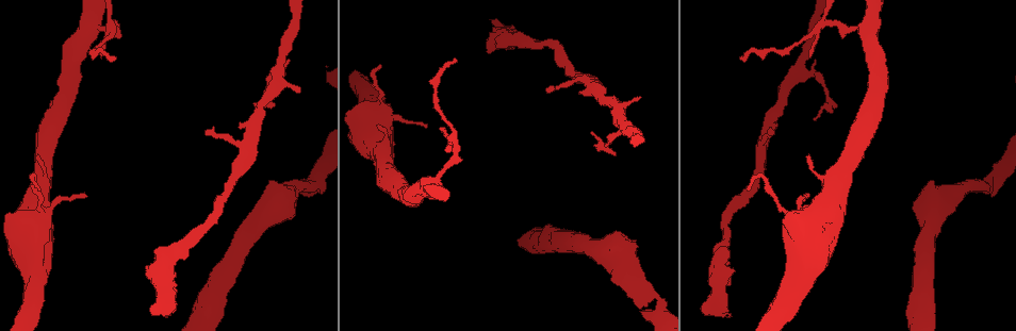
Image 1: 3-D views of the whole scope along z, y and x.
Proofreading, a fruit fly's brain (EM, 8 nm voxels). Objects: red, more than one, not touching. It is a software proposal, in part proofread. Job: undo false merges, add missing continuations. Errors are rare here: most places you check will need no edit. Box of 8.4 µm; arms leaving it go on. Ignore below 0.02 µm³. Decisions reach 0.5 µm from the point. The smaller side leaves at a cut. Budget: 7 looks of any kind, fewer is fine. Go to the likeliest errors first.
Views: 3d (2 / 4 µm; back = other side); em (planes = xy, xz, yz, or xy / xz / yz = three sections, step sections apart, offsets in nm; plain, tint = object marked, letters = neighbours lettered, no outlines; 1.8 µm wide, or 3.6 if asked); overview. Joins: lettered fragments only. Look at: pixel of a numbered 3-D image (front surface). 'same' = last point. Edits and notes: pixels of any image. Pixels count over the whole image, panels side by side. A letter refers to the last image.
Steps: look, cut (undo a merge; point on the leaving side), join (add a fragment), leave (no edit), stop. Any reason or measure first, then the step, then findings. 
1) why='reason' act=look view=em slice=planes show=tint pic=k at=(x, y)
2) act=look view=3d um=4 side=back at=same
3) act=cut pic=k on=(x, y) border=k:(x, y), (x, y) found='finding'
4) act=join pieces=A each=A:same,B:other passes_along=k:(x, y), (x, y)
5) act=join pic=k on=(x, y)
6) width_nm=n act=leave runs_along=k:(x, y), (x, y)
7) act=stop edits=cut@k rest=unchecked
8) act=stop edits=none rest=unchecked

why='three-way junction' act=look view=3d um=2 pic=1 at=(795, 69)

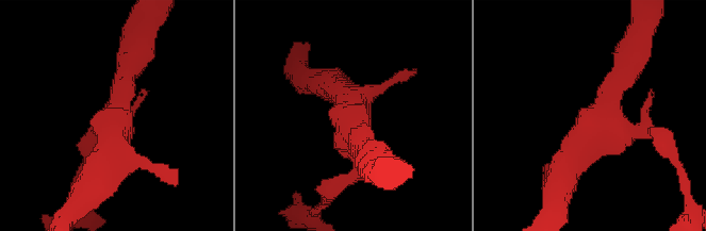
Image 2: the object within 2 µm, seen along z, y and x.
why='now the EM' act=look view=em slice=xy step=16 show=tint pic=2 at=(599, 123)

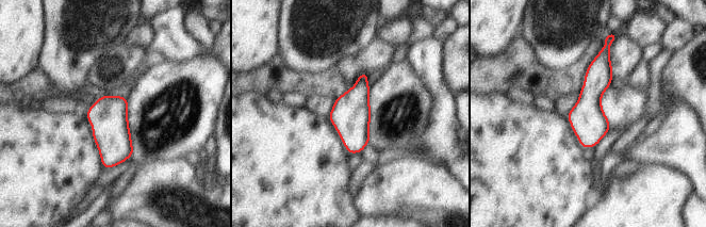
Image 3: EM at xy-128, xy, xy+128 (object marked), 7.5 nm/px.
act=look view=em slice=planes show=letters at=same

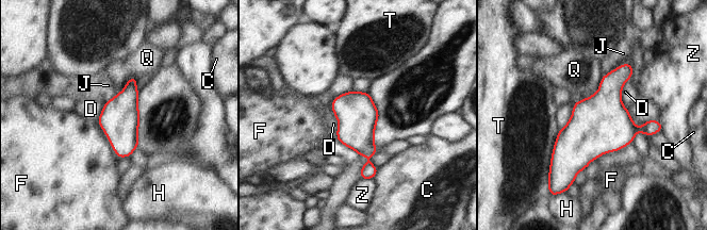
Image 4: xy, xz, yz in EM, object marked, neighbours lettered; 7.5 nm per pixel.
longest_contact=T:340nm act=leave each=C:other,D:other,F:other,H:other,J:other,Q:other,T:other,Z:other border=4:(630, 78), (621, 92), (626, 109) found='all the same neuron'

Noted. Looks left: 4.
why='tapers out' act=look view=3d um=2 pic=1 at=(809, 154)

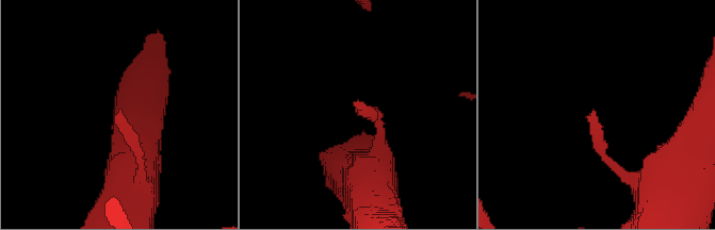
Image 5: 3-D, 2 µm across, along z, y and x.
act=look view=em slice=planes show=letters pic=5 at=(118, 111)

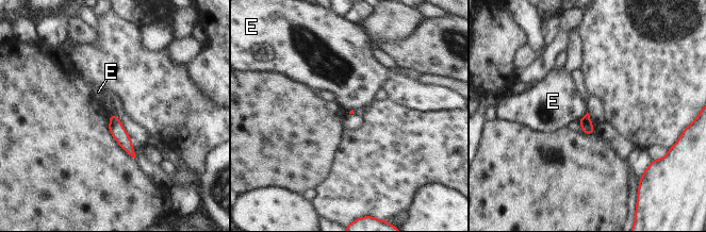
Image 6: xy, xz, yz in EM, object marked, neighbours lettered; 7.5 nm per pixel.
longest_contact=E:100nm act=leave each=E:other found='no lettered fragment goes on from it'

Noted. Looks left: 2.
why='stops while still wide' act=look view=3d um=2 side=back pic=1 at=(986, 192)

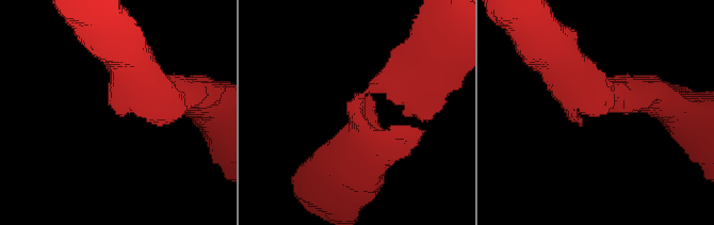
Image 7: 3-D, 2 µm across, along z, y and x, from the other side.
act=look view=em slice=planes show=letters pic=7 at=(122, 115)

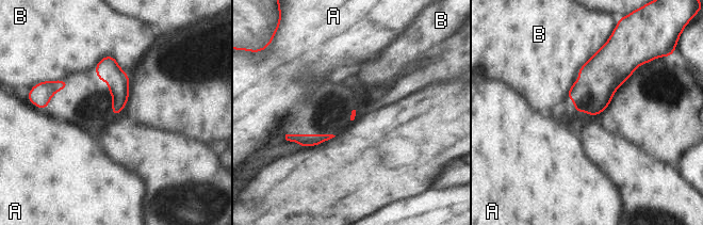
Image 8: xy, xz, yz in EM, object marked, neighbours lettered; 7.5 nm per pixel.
act=leave each=A:other,B:other border=8:(95, 65), (111, 55), (128, 76) found='none of them fits'

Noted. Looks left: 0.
act=stop edits=none rest=unchecked

